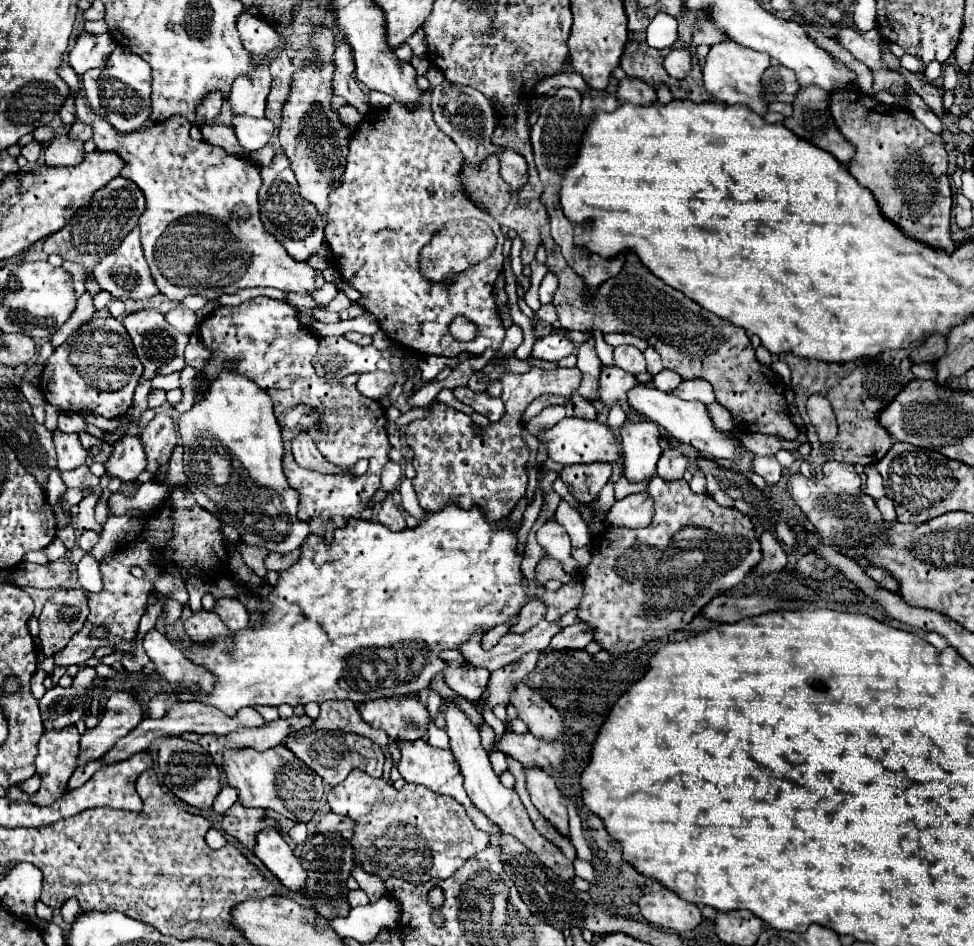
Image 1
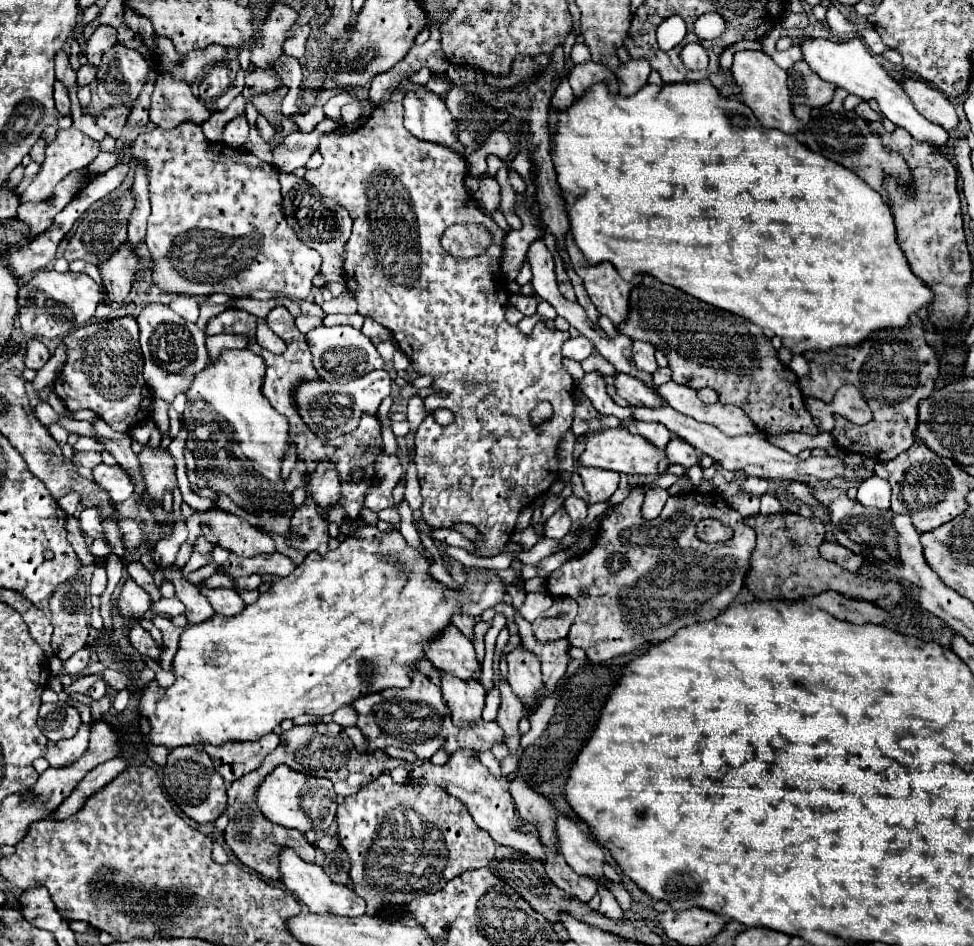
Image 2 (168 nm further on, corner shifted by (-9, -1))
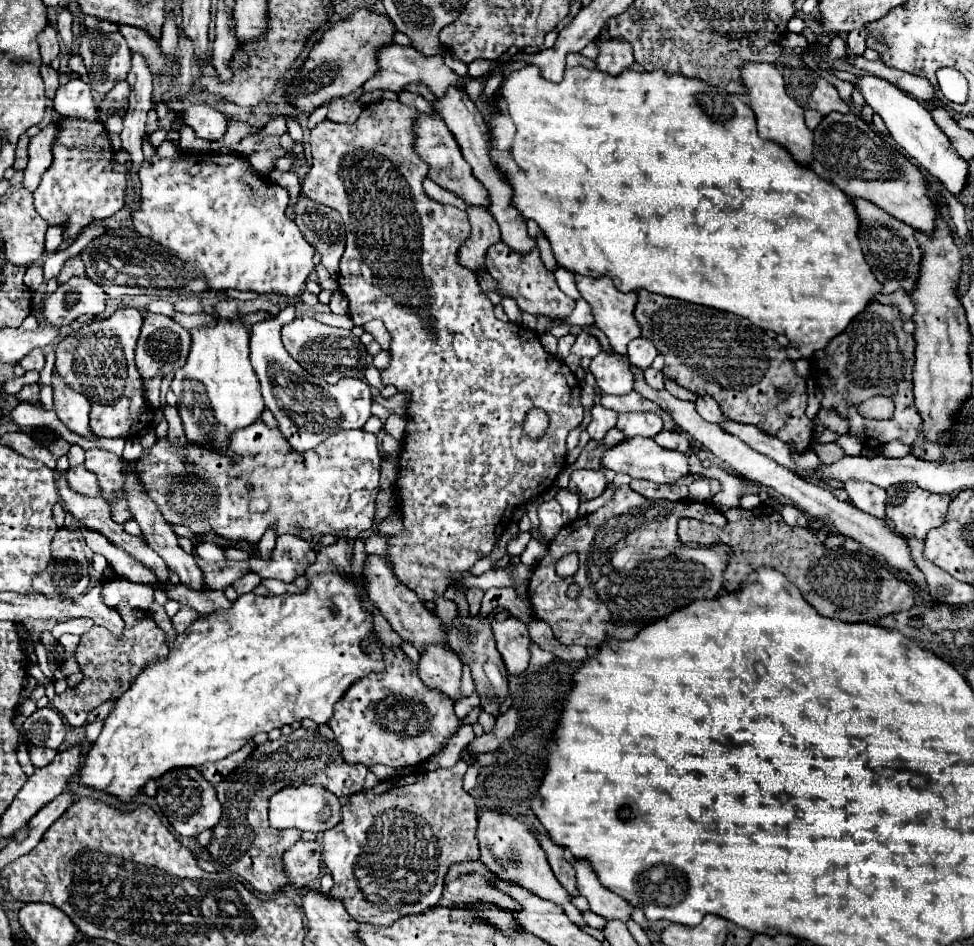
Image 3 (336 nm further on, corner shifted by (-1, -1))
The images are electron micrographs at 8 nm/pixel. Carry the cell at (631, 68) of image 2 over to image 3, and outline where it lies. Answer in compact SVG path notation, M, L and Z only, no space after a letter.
M611 40L605 44L601 42L599 44L599 58L595 62L601 72L617 76L623 70L629 70L631 64L635 62L633 48L627 42L617 42L617 40Z

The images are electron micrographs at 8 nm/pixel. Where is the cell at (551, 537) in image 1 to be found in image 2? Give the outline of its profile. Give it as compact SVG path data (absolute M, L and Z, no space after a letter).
M559 508L547 520L547 524L545 524L545 536L547 538L563 538L569 532L569 528L571 528L571 518L569 518L569 514L563 508Z

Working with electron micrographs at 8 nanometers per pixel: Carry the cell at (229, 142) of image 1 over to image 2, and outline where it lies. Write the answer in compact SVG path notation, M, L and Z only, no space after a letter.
M163 72L155 82L155 92L151 96L149 118L157 126L175 128L181 122L205 122L209 110L199 98L193 96L191 86L183 80L175 80L171 72Z

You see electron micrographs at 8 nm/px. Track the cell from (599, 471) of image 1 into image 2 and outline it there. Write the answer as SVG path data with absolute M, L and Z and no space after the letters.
M577 468L573 472L573 494L587 500L589 504L607 502L609 496L617 490L619 474L613 470L595 470L595 468Z

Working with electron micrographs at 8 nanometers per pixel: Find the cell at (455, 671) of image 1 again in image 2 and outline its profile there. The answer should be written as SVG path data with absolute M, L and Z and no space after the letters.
M451 624L443 630L443 638L427 642L427 660L443 672L451 672L457 678L473 678L477 672L477 658L473 644Z

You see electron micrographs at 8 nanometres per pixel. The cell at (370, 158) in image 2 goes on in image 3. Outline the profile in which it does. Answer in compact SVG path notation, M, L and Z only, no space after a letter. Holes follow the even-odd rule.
M381 100L381 102L375 102L375 104L367 104L363 108L361 116L357 118L357 122L353 122L353 124L337 124L337 122L331 122L331 120L325 120L325 122L317 124L311 130L311 136L309 136L313 166L307 172L307 176L303 178L301 192L305 196L309 196L311 200L319 202L319 204L327 204L327 206L335 208L343 216L345 230L347 230L347 246L345 246L345 254L341 258L339 288L345 294L345 298L349 300L349 316L355 322L355 326L363 326L365 322L369 322L373 318L381 320L385 324L387 332L391 334L391 348L389 348L391 364L381 374L383 384L393 384L401 392L411 392L411 402L409 402L409 408L407 408L405 440L403 440L403 450L399 454L399 464L401 466L399 466L399 480L397 480L397 498L401 502L405 532L401 536L393 536L389 540L389 556L391 556L395 576L403 584L407 584L411 590L415 590L419 594L419 598L433 600L435 596L443 594L449 588L449 576L453 572L469 570L479 558L487 556L493 550L493 546L499 540L499 536L503 534L505 526L511 522L513 508L535 500L547 488L551 488L555 484L559 472L565 468L565 452L567 452L565 440L567 440L567 434L569 434L569 430L573 430L581 424L583 408L581 408L581 402L579 402L581 384L577 382L575 374L567 368L567 364L557 360L553 354L549 354L547 348L539 342L539 336L535 332L531 332L531 330L525 332L523 328L519 328L521 324L497 320L491 300L485 296L485 292L481 290L481 286L477 282L477 273L459 264L459 248L469 238L471 224L469 224L469 218L467 218L465 210L459 210L459 208L449 206L449 204L441 204L441 202L437 202L437 200L433 200L425 194L423 180L427 178L427 164L413 152L411 126L413 126L415 116L417 116L417 110L411 108L411 106L405 106L397 100ZM533 406L543 408L551 418L549 430L537 442L531 440L523 432L523 426L521 426L523 418L525 418L525 412Z

